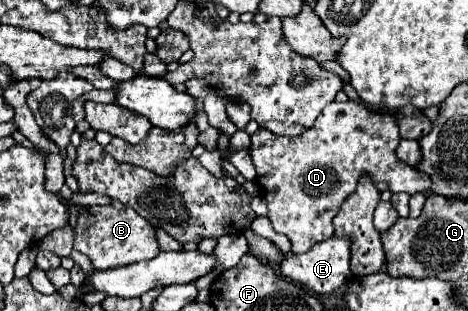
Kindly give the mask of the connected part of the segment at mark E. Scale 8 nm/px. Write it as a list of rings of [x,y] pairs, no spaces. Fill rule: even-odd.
[[[329,238],[325,242],[315,244],[313,248],[309,248],[305,254],[293,254],[289,258],[285,258],[281,262],[281,276],[297,282],[301,286],[307,286],[311,292],[315,294],[329,294],[333,290],[337,290],[339,286],[343,286],[347,282],[347,278],[351,276],[349,272],[349,238]]]

